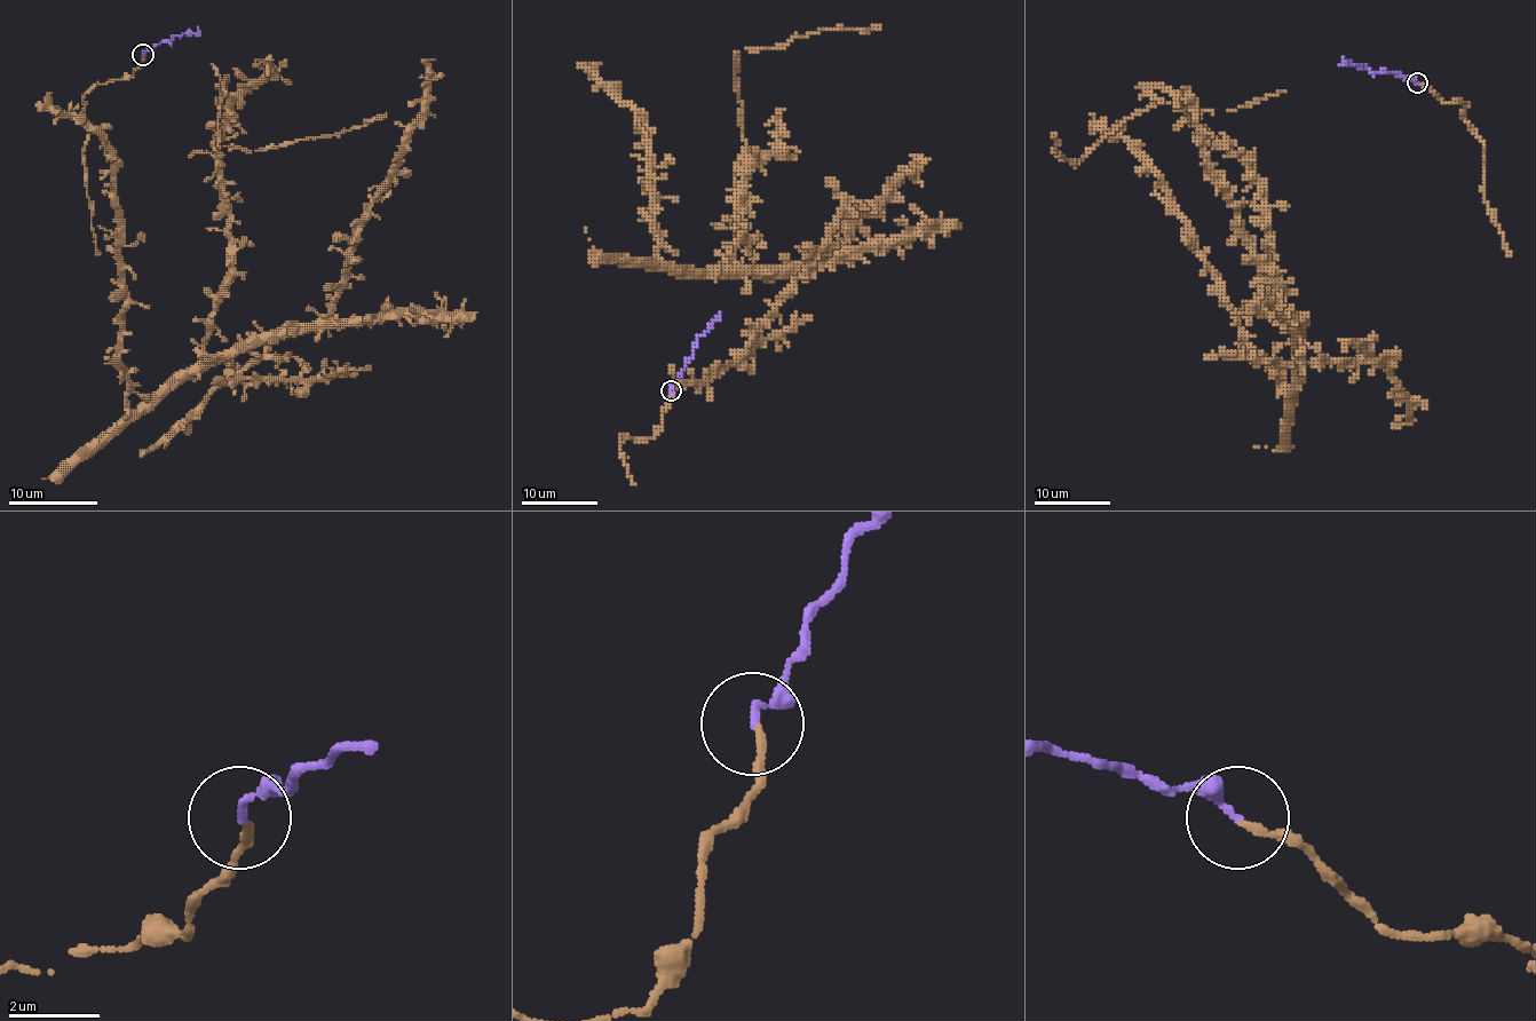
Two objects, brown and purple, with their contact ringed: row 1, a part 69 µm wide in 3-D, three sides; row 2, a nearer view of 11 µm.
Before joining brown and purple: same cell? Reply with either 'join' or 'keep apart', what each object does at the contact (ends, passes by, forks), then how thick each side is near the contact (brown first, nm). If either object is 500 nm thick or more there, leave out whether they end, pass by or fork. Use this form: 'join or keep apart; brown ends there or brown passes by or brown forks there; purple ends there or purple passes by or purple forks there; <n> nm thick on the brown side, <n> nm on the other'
join; brown ends there; purple ends there; 160 nm thick on the brown side, 160 nm on the other

